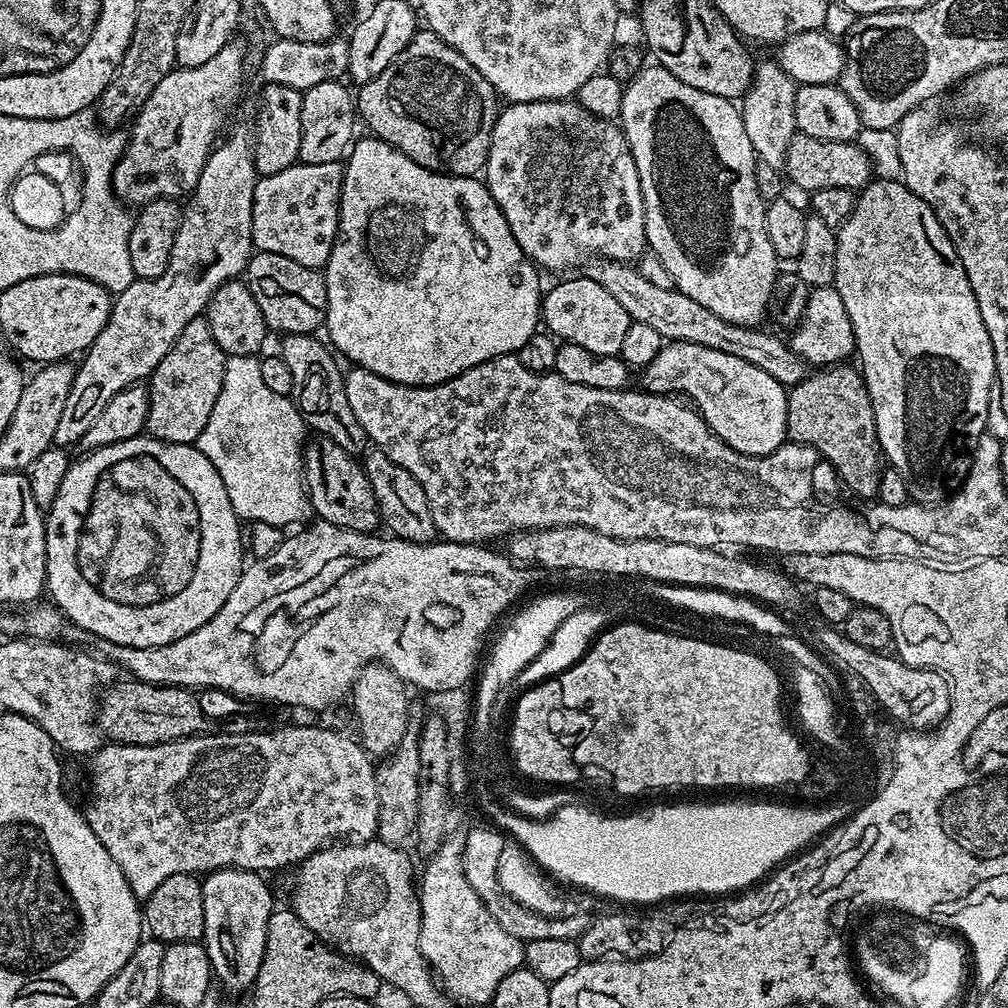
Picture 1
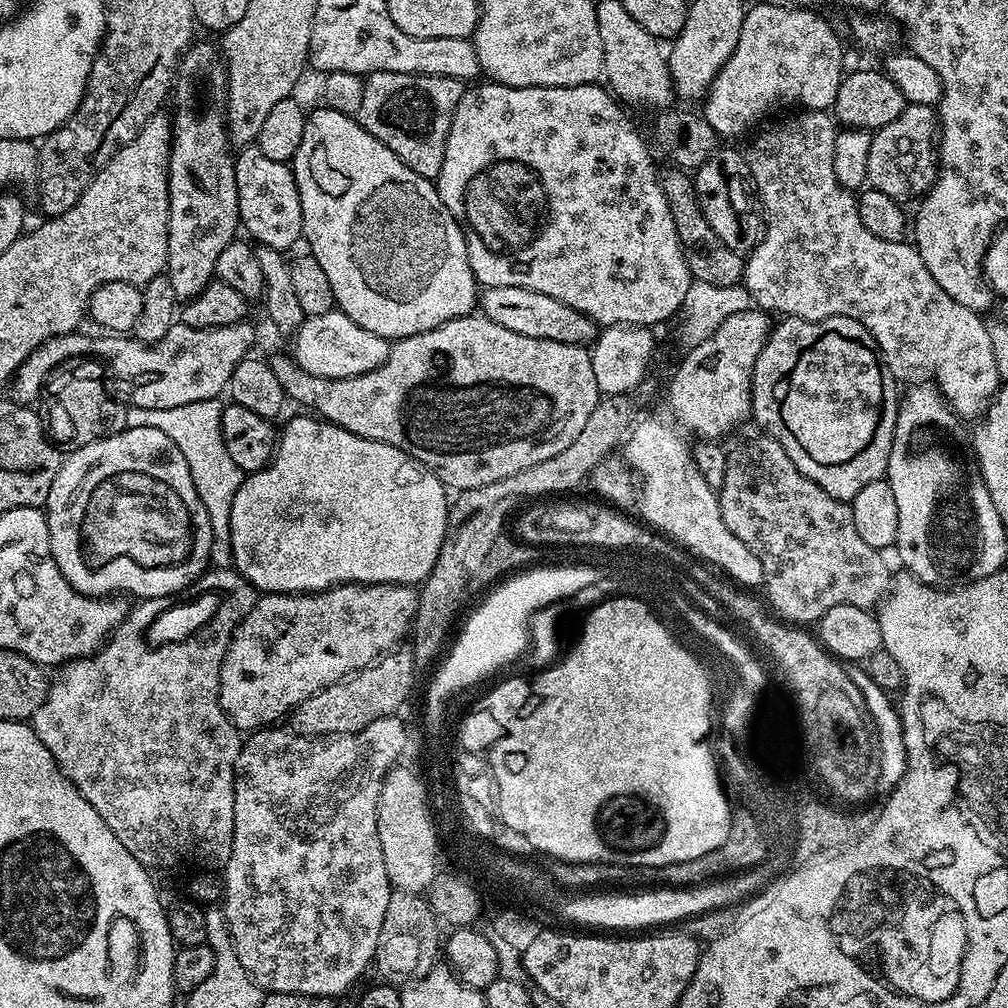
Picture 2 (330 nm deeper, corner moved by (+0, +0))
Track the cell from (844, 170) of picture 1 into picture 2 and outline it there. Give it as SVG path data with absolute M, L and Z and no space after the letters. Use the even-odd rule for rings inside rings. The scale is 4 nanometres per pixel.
M905 103L902 114L894 118L894 122L886 122L886 126L872 132L870 155L866 161L868 184L882 190L882 194L890 194L890 198L901 202L915 201L923 197L932 188L938 171L938 112L933 106Z

